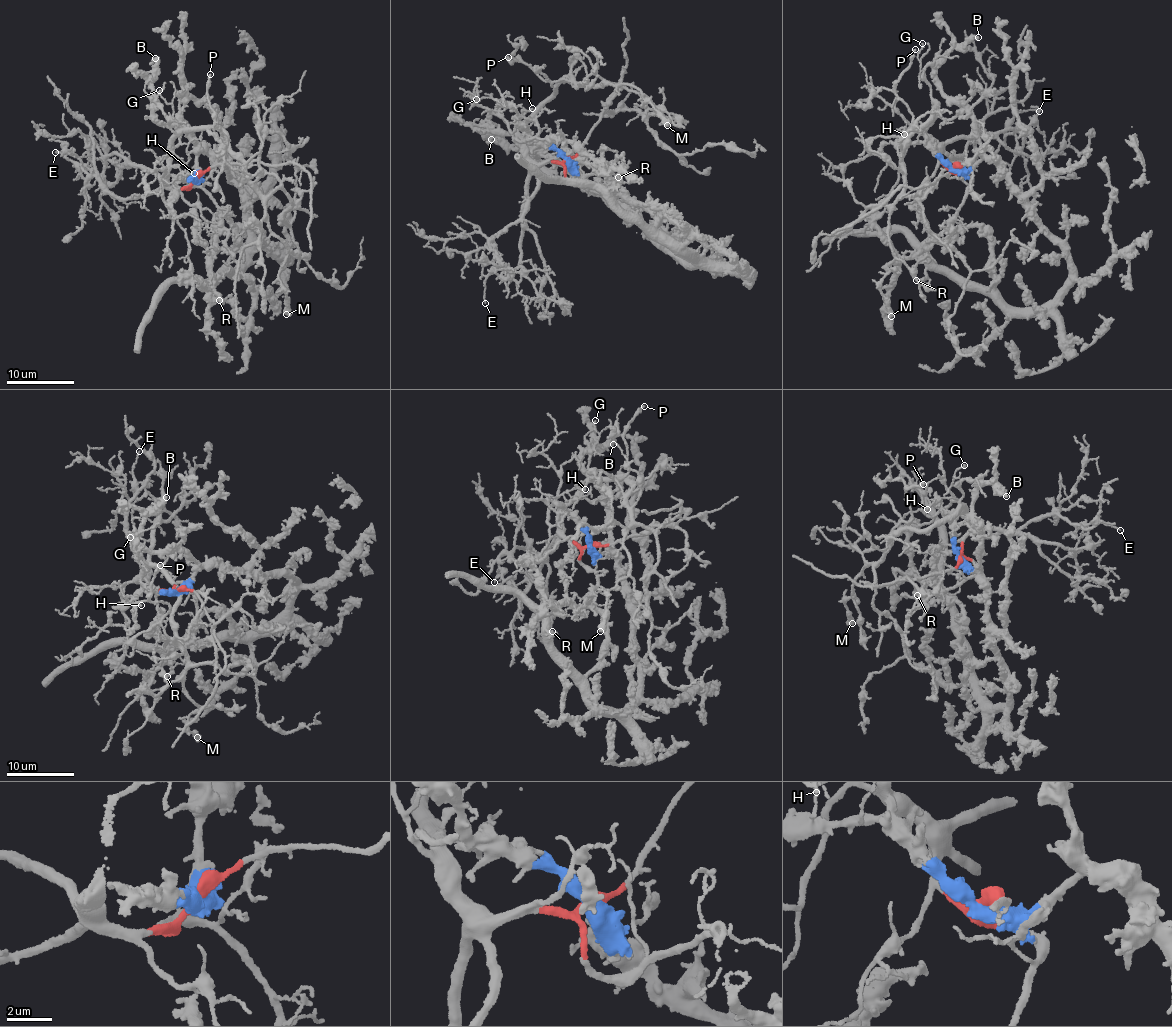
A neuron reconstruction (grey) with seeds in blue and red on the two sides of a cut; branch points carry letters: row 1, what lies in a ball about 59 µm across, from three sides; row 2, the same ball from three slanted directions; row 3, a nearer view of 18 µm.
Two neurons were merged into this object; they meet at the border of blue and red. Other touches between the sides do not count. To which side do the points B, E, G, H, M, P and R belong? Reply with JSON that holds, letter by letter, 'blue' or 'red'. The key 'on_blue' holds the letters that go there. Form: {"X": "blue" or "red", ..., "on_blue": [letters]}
{"B": "blue", "E": "red", "G": "red", "H": "red", "M": "red", "P": "red", "R": "blue", "on_blue": ["B", "R"]}

